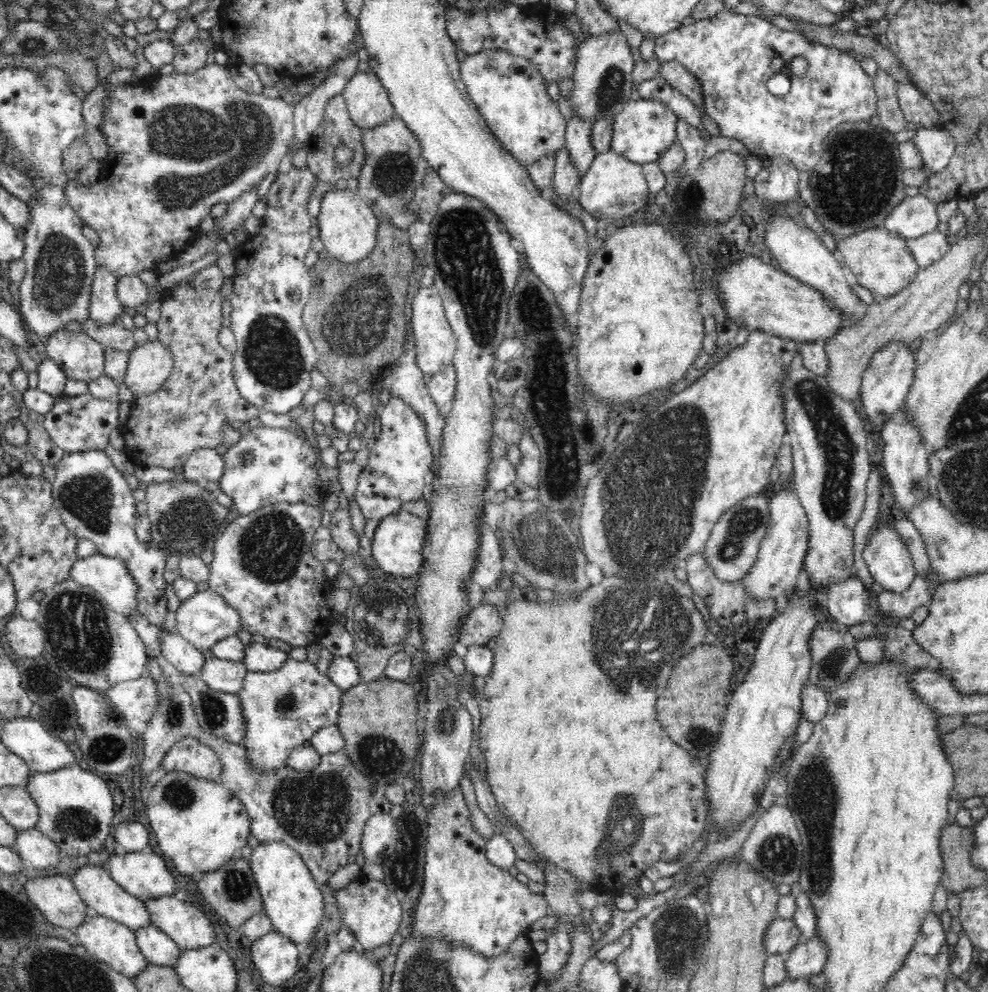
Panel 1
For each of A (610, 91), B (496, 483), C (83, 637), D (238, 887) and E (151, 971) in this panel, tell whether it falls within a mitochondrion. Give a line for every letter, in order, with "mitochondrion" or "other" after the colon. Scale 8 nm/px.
A: mitochondrion
B: other
C: mitochondrion
D: mitochondrion
E: other

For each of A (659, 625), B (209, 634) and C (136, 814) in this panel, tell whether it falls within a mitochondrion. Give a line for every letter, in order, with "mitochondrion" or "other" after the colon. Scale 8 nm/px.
A: mitochondrion
B: other
C: other

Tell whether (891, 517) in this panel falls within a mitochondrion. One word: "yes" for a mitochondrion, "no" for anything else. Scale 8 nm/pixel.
no

